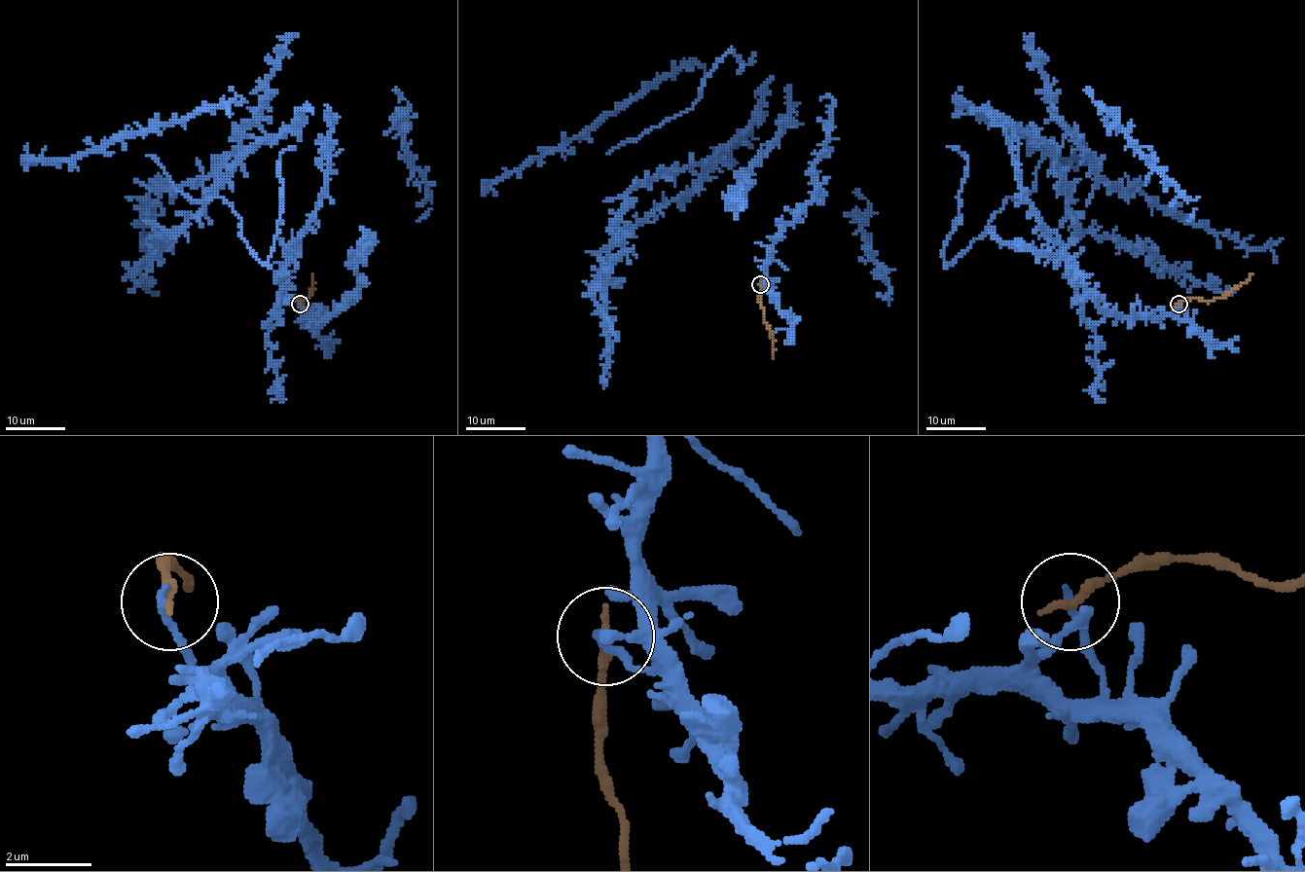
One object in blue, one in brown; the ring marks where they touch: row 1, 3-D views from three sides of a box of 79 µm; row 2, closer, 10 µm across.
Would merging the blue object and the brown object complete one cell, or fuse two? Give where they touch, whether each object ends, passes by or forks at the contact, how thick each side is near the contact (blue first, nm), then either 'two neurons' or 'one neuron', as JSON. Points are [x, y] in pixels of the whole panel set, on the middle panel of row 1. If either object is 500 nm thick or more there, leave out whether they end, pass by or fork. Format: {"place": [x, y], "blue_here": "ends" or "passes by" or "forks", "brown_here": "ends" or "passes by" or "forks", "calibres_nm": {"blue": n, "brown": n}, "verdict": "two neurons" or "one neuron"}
{"place": [760, 284], "blue_here": "ends", "brown_here": "ends", "calibres_nm": {"blue": 200, "brown": 240}, "verdict": "two neurons"}

